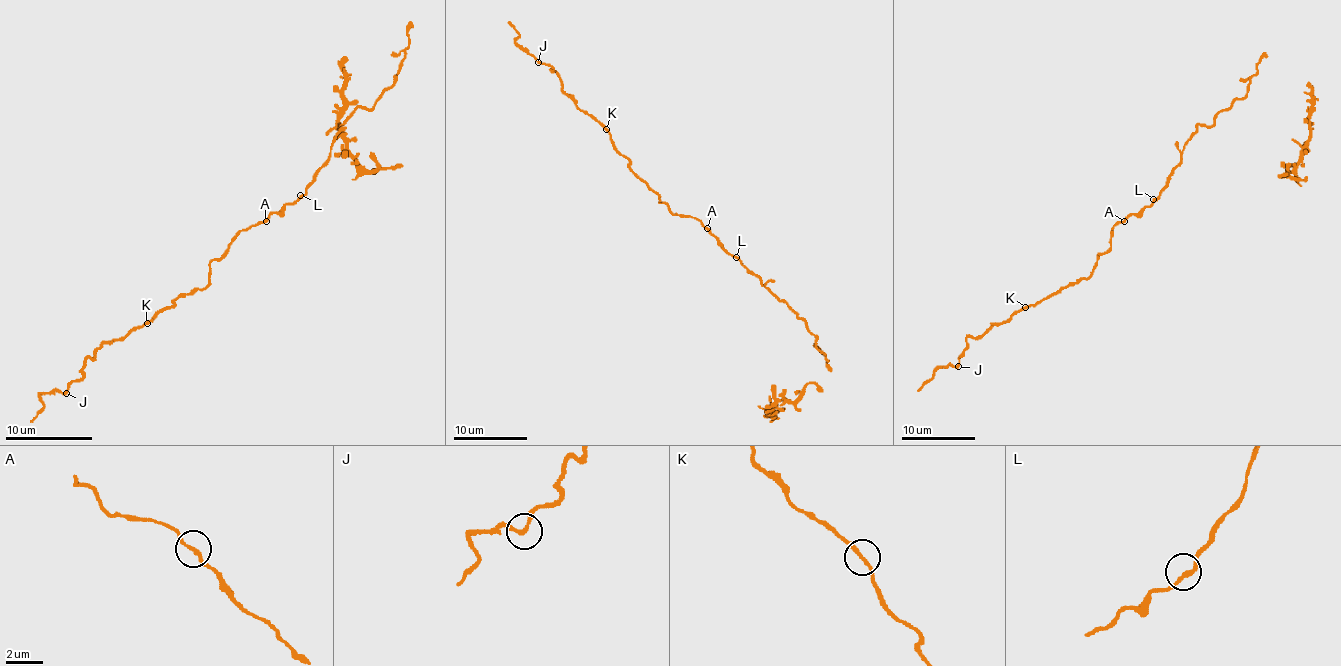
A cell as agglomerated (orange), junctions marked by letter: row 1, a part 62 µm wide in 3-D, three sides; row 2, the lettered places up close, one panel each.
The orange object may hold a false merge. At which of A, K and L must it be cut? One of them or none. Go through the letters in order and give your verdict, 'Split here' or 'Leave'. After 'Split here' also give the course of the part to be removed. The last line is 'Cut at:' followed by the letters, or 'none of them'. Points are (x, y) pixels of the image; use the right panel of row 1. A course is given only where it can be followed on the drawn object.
A: Leave
K: Split here. Course of the part to remove: (1025, 307), (1008, 320), (995, 322), (986, 331), (968, 337), (964, 352), (955, 366), (940, 366), (918, 390)
L: Leave
Cut at: K

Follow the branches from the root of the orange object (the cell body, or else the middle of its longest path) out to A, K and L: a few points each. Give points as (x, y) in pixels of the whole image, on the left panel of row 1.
A: (279, 212), (266, 221)
K: (279, 212), (242, 230), (229, 251), (209, 264), (209, 282), (202, 288), (176, 297), (172, 306), (146, 323)
L: (279, 212), (300, 195)

